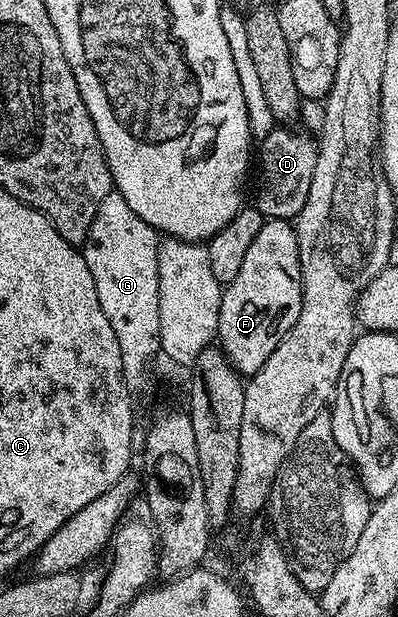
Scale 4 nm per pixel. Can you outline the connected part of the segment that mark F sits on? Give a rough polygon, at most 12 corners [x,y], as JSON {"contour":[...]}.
{"contour":[[265,218],[220,296],[218,346],[251,377],[302,313],[295,226]]}

